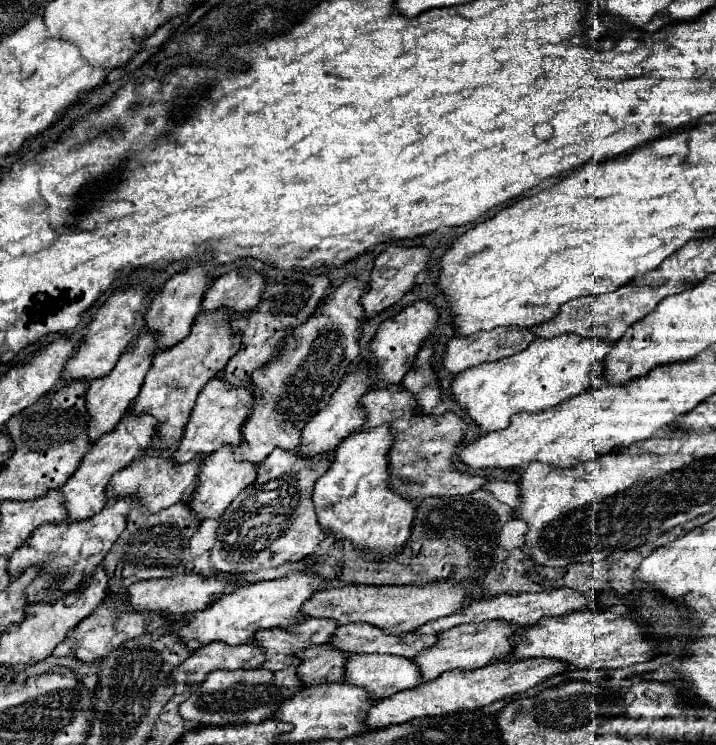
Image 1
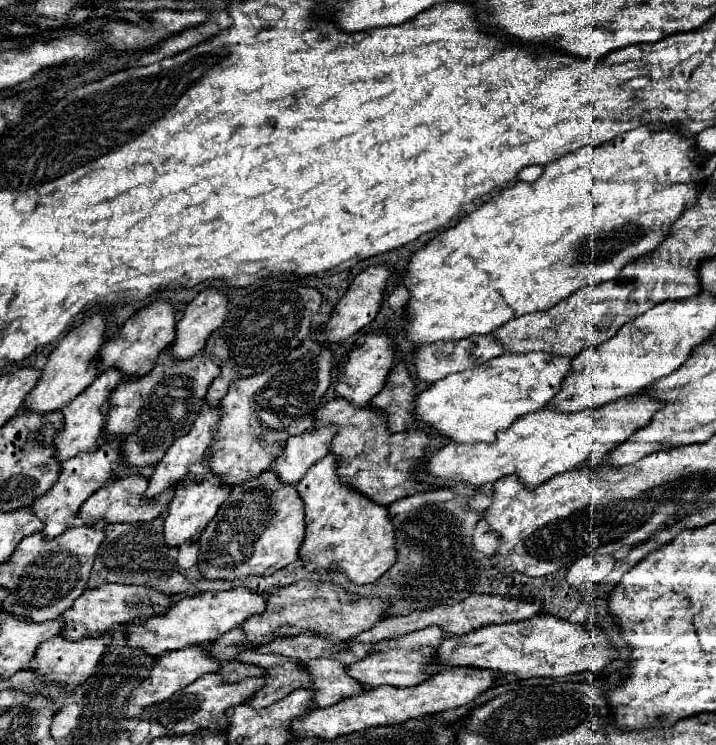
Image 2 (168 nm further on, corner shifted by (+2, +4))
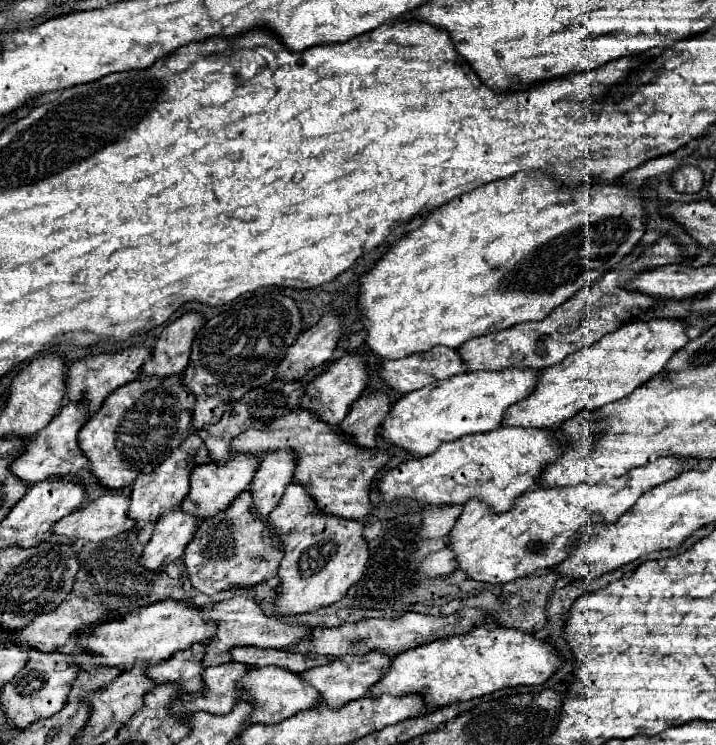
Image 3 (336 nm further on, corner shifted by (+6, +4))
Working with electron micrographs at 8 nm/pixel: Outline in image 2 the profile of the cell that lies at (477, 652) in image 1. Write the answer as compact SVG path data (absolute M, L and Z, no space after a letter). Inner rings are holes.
M429 626L421 632L381 640L373 646L373 650L363 660L349 664L345 668L349 668L349 674L353 676L353 680L357 680L363 688L377 688L377 686L385 686L385 684L397 686L397 688L415 686L415 684L419 684L431 676L431 670L427 670L425 660L427 662L433 660L433 652L439 648L439 644L443 640L445 640L445 636L443 636L441 628Z

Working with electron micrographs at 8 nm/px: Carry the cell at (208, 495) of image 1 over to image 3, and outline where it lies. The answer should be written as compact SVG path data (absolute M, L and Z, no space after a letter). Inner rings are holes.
M173 508L159 516L155 524L155 532L143 550L141 564L149 570L163 570L169 562L175 562L183 556L187 544L193 540L199 528L199 520L191 514L181 512L181 508Z

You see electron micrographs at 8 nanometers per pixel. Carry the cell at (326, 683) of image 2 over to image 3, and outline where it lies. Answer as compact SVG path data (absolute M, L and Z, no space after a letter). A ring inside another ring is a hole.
M279 666L255 668L243 680L239 680L239 688L243 690L241 700L253 700L259 708L257 712L253 712L253 724L259 724L259 722L273 724L273 722L281 722L285 718L291 718L297 712L313 708L321 696L317 692L317 688L311 686L309 682L305 682L305 678L299 672L279 668Z

